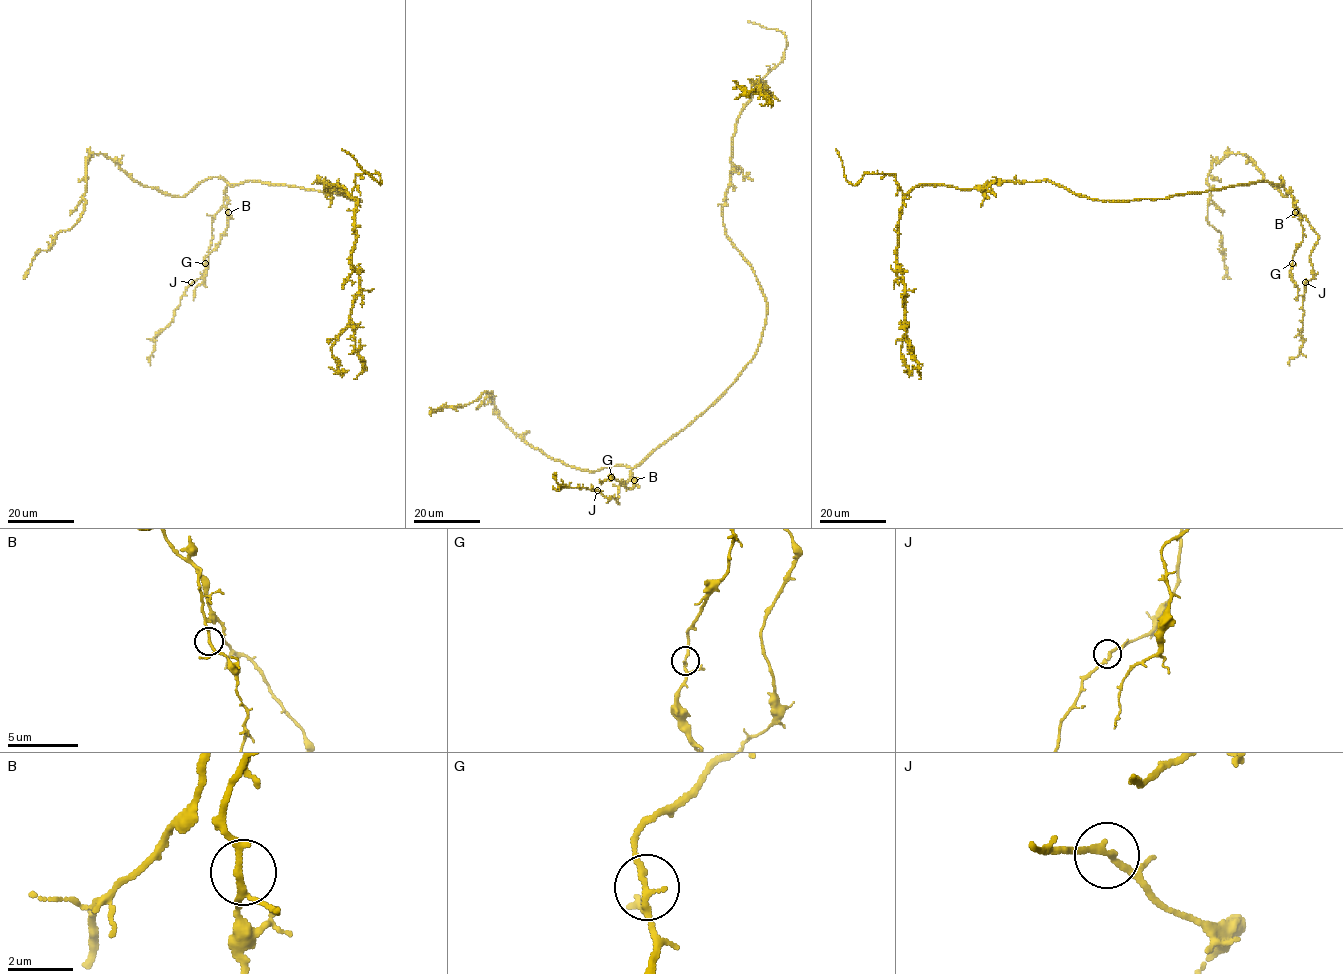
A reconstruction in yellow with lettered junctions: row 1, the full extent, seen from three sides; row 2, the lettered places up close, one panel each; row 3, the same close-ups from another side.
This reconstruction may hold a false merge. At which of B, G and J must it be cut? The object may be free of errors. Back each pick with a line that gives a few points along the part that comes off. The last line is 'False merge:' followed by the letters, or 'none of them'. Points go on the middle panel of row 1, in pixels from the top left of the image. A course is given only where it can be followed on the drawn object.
False merge: none of them

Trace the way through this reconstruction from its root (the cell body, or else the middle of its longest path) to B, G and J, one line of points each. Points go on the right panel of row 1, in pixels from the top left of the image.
B: (1174, 195), (1267, 181), (1282, 185), (1292, 196), (1295, 212)
G: (1174, 195), (1262, 181), (1282, 185), (1292, 196), (1295, 212), (1304, 230), (1292, 263)
J: (1174, 195), (1262, 181), (1282, 185), (1318, 238), (1310, 256), (1313, 276), (1305, 282)

